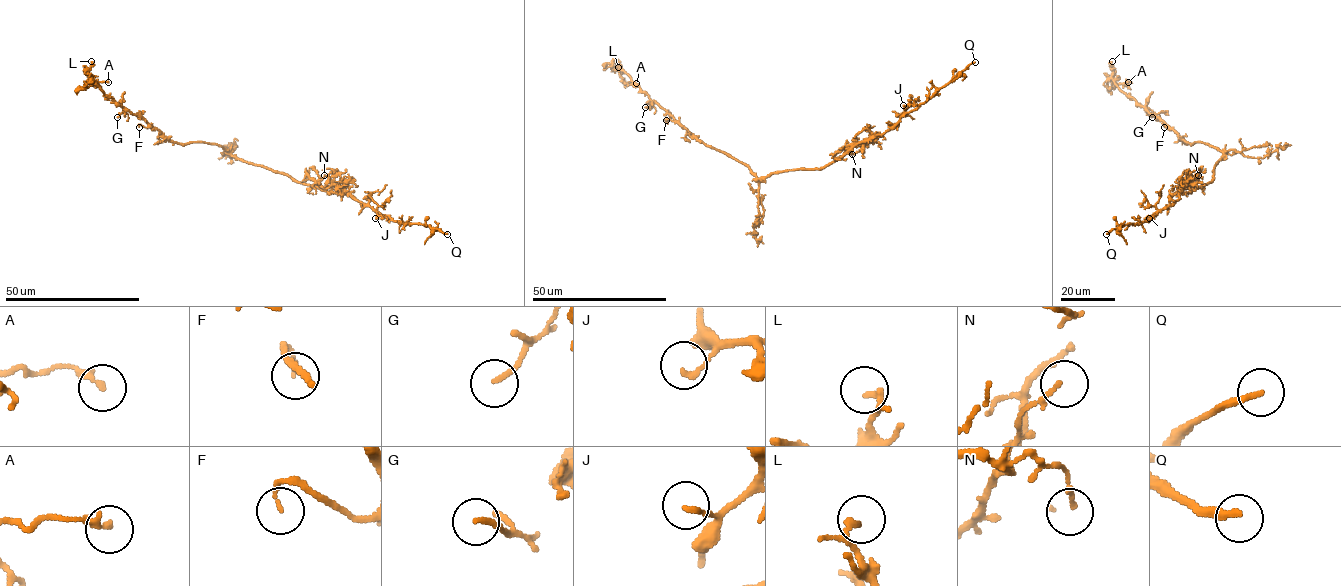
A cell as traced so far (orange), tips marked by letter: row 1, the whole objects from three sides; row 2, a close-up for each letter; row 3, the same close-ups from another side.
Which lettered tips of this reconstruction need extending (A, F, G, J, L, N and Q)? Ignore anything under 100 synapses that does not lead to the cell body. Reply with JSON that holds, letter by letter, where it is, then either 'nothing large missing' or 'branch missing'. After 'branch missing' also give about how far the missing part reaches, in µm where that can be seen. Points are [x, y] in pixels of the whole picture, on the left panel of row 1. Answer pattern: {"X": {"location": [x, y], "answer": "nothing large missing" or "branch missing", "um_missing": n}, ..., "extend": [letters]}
{"A": {"location": [108, 82], "answer": "nothing large missing"}, "F": {"location": [139, 127], "answer": "nothing large missing"}, "G": {"location": [117, 117], "answer": "nothing large missing"}, "J": {"location": [375, 218], "answer": "nothing large missing"}, "L": {"location": [91, 61], "answer": "nothing large missing"}, "N": {"location": [324, 175], "answer": "nothing large missing"}, "Q": {"location": [447, 234], "answer": "branch missing", "um_missing": 50}, "extend": ["Q"]}

